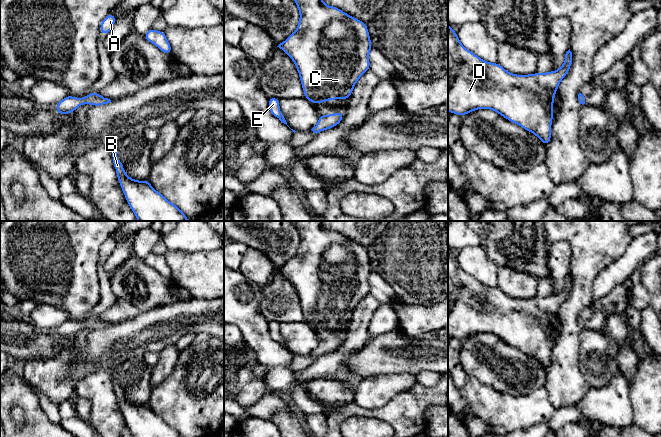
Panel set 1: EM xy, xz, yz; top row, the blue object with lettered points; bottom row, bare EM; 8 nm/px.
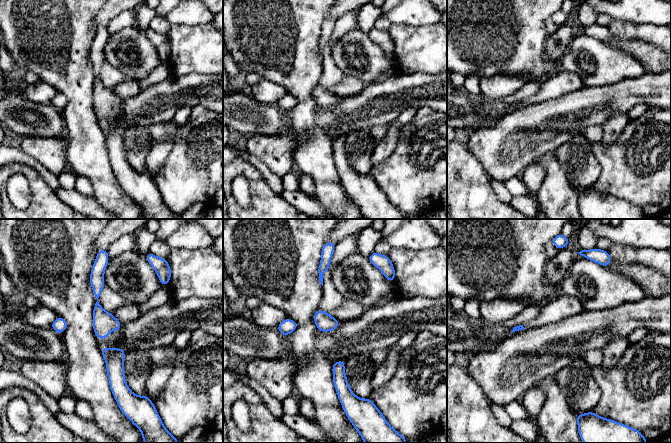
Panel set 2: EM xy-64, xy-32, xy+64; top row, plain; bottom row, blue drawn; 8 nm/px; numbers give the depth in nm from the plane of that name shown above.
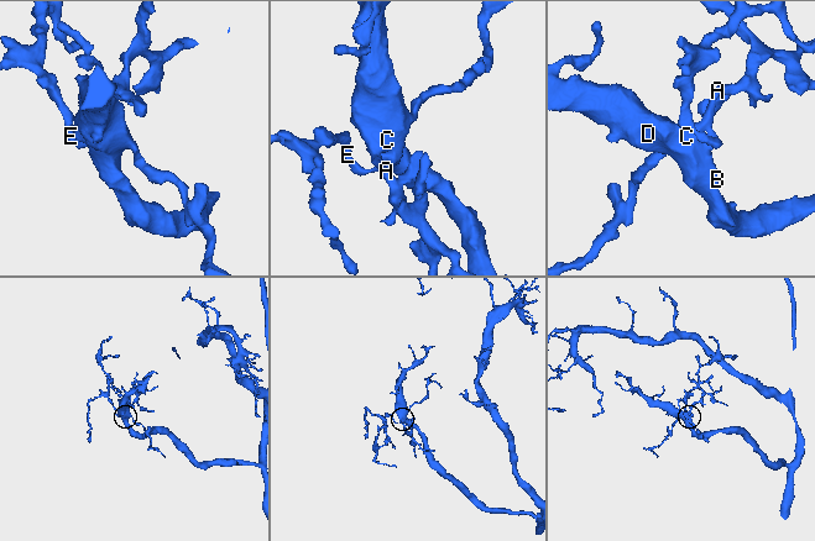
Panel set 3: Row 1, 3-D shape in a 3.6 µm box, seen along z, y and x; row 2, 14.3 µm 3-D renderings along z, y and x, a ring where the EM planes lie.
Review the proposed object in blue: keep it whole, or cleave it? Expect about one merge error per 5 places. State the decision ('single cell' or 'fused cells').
single cell

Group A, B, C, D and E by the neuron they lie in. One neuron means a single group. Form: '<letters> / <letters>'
A B C D E

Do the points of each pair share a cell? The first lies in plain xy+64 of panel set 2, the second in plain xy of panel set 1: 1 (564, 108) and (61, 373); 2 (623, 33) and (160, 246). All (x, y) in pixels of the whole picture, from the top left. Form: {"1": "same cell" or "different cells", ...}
{"1": "same cell", "2": "different cells"}

